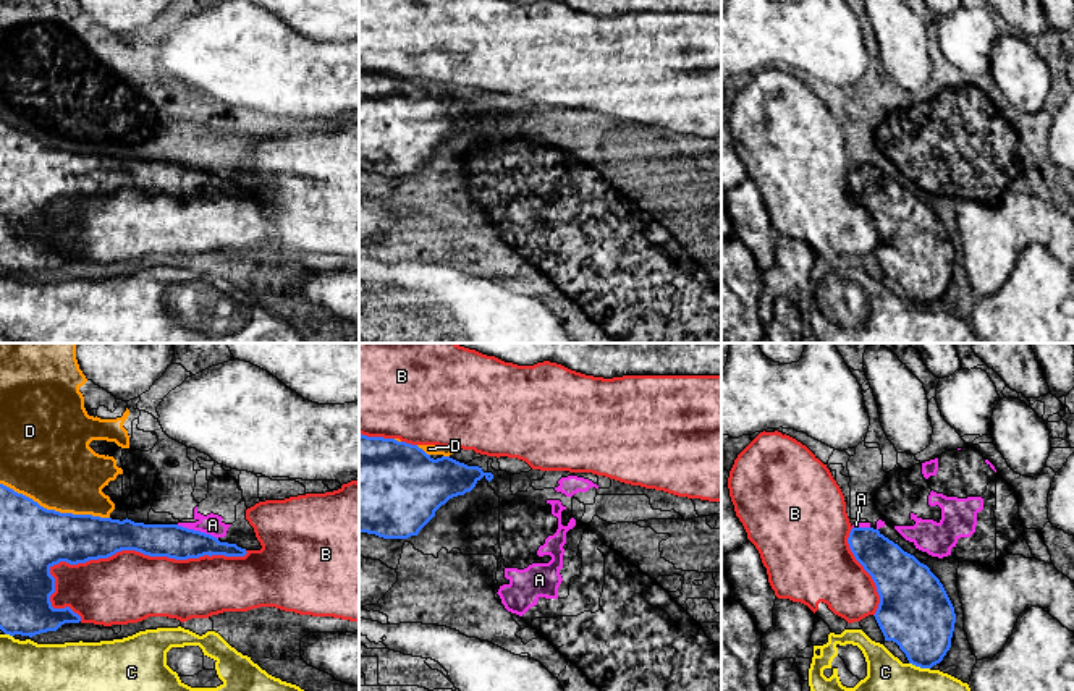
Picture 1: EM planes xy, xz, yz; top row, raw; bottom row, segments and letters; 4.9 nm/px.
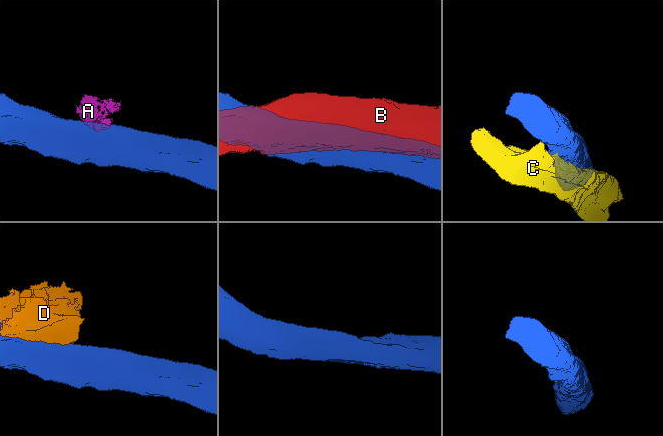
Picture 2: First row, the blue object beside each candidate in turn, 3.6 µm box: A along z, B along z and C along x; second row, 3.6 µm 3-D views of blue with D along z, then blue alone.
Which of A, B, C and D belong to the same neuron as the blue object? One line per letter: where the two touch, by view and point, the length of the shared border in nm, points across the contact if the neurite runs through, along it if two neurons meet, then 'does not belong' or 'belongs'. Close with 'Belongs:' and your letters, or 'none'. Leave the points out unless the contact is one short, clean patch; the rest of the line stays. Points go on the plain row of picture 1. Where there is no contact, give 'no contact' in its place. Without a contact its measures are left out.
A: meets blue in xy at (198, 169); contact 220 nm long; border along xy (177, 162), (209, 170), (217, 177); does not belong
B: meets blue in xy at (133, 186); contact 1000 nm long; does not belong
C: meets blue in yz at (919, 303); contact 110 nm long; does not belong
D: meets blue in xy at (54, 148); contact 550 nm long; does not belong
Belongs: none

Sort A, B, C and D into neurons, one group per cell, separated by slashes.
A D / B / C

